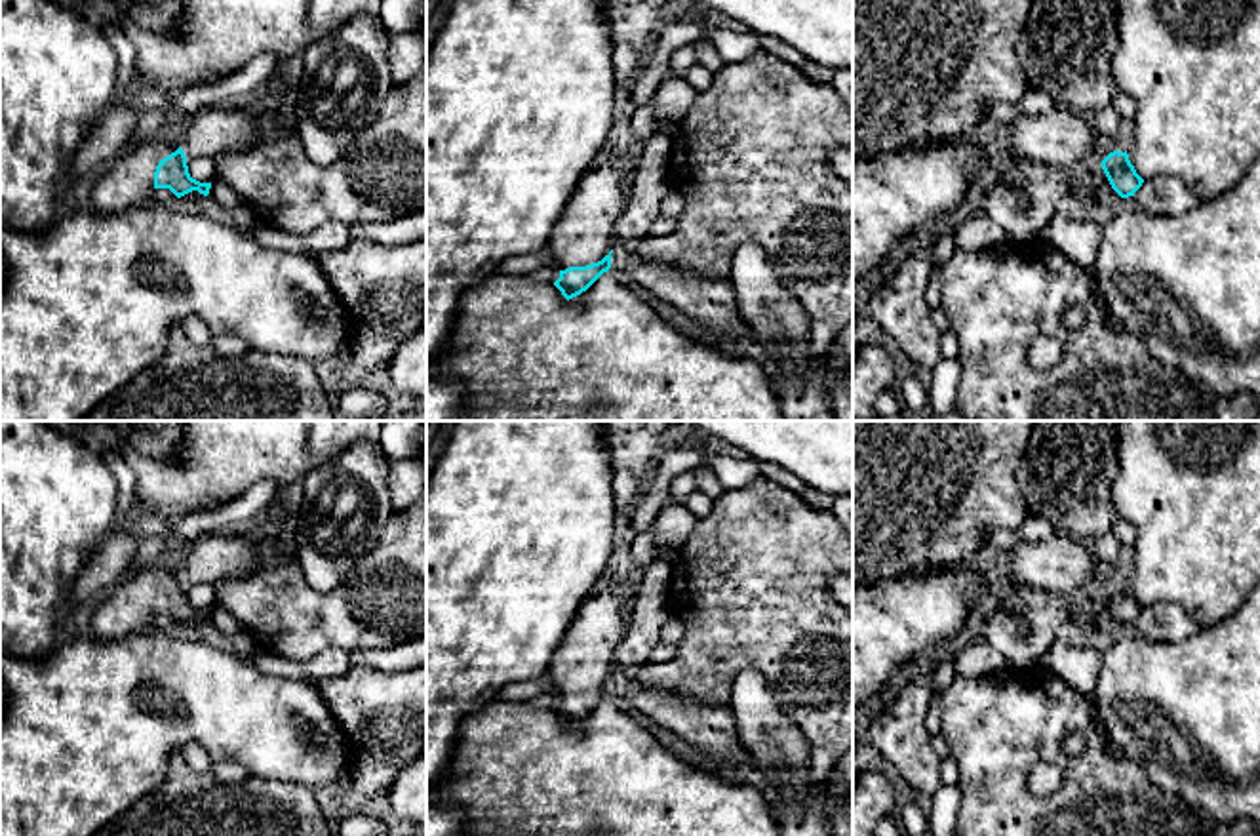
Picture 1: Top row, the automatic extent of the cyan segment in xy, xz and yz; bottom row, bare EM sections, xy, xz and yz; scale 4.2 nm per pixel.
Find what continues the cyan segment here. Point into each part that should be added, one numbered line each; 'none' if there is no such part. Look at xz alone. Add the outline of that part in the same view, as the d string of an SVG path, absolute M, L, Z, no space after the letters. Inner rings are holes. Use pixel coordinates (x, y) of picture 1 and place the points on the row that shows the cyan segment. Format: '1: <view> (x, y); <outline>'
1: xz (583, 235); M638 150L613 156L577 183L548 238L548 265L565 270L601 261L615 249L613 227L628 206L624 183L638 168Z

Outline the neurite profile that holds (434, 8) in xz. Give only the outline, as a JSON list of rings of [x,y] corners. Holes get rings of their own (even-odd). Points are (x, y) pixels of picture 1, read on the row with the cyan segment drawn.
[[[426,0],[426,48],[432,42],[440,17],[445,11],[449,0]]]

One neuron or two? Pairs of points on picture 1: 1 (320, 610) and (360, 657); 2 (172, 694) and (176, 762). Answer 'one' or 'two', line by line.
1: two
2: two

